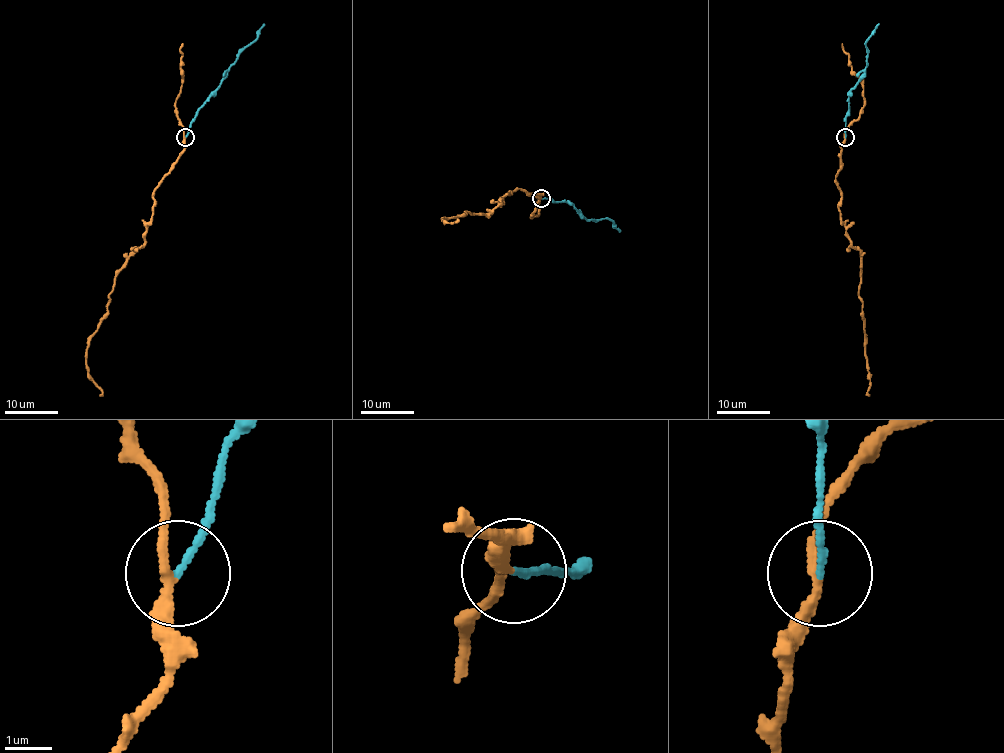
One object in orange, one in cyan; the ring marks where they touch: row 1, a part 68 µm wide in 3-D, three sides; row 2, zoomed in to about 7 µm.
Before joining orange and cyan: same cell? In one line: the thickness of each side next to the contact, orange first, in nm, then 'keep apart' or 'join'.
200 nm thick on the orange side, 140 nm on the other; keep apart

